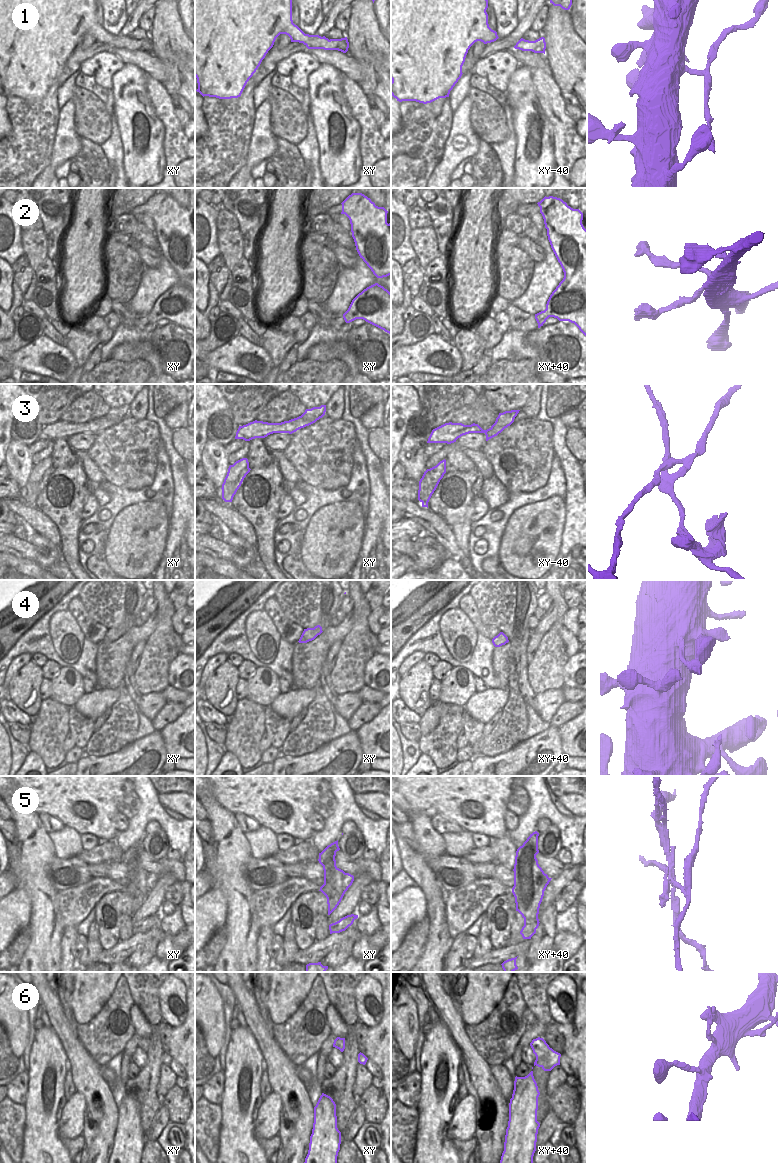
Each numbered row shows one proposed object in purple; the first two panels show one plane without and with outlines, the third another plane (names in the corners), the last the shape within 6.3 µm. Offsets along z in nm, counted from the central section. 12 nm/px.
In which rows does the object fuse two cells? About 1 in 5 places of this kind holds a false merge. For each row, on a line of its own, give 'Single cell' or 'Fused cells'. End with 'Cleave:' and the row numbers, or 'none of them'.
1: Fused cells
2: Single cell
3: Fused cells
4: Single cell
5: Fused cells
6: Single cell
Cleave: 1, 3, 5

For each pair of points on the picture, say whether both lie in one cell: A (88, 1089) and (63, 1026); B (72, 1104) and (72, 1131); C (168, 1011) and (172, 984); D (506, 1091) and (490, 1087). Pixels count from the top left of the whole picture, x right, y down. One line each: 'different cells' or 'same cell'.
A: same cell
B: same cell
C: same cell
D: different cells

